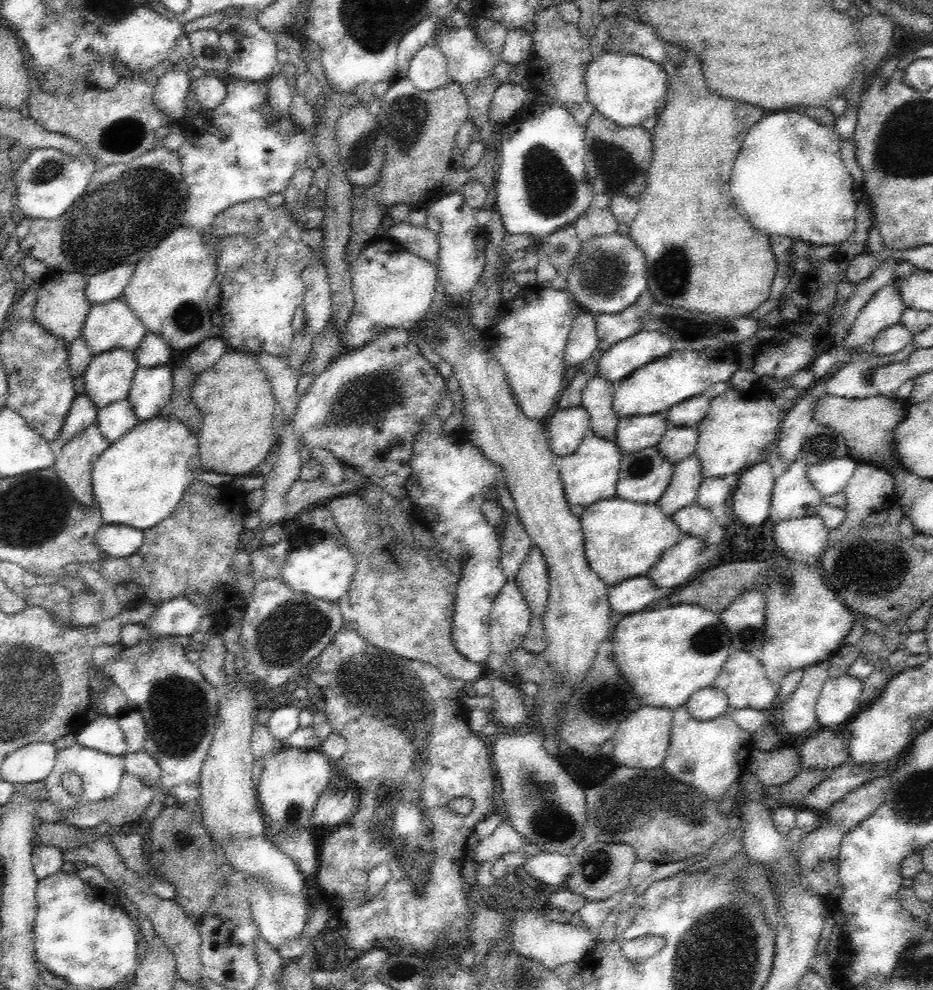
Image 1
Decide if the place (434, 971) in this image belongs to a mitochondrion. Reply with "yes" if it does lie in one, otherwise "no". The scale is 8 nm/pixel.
no

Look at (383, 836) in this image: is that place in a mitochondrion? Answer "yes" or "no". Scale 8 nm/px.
yes

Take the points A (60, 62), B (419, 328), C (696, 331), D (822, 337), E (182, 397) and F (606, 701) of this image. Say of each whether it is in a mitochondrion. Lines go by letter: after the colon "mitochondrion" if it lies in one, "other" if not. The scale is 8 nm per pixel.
A: other
B: other
C: mitochondrion
D: other
E: other
F: mitochondrion

